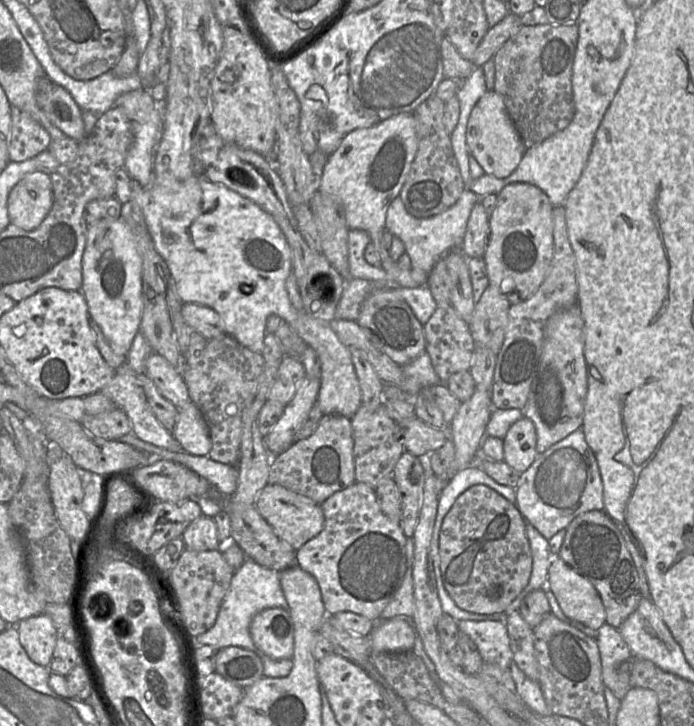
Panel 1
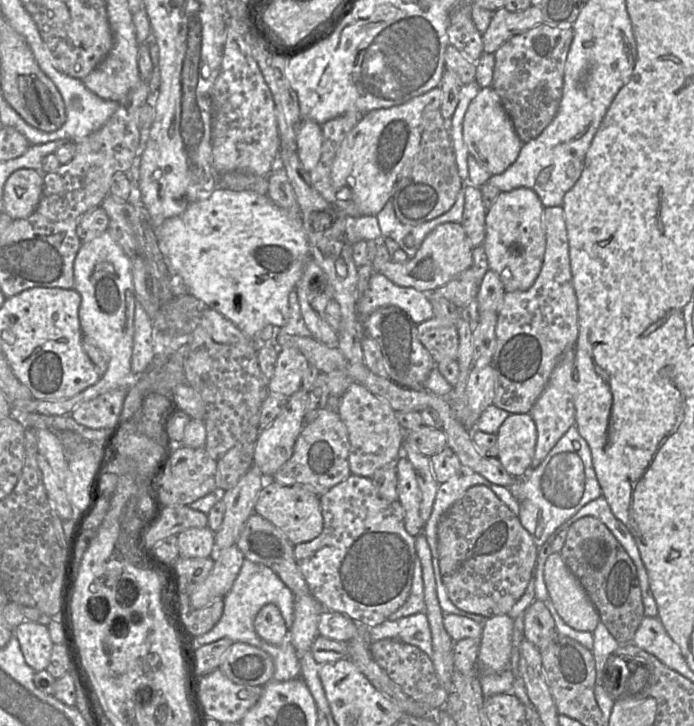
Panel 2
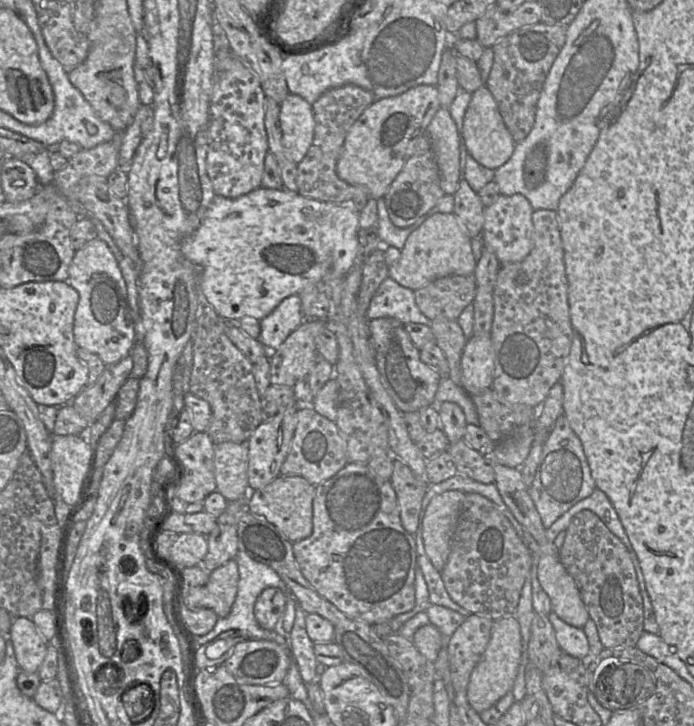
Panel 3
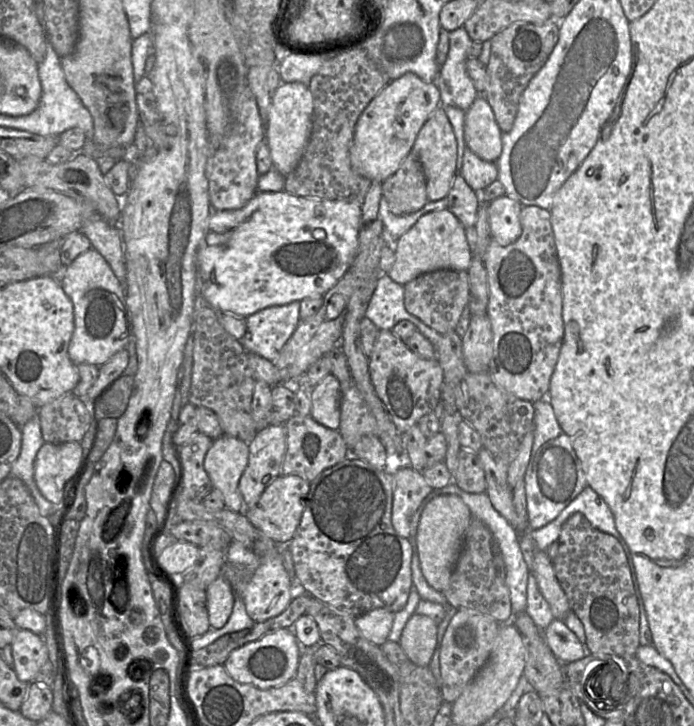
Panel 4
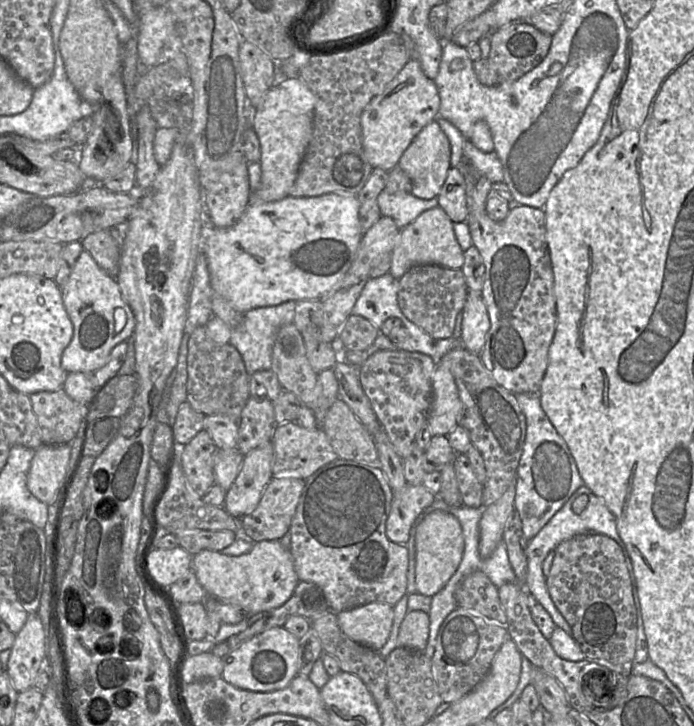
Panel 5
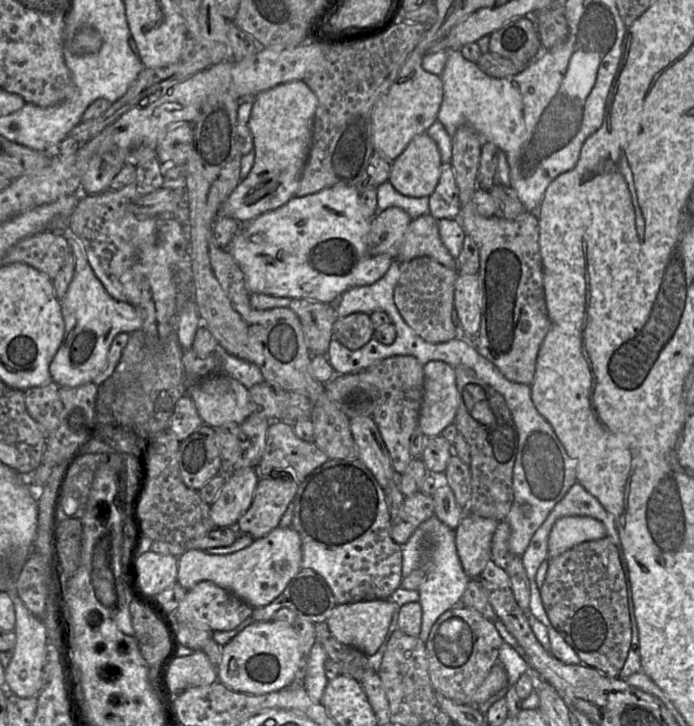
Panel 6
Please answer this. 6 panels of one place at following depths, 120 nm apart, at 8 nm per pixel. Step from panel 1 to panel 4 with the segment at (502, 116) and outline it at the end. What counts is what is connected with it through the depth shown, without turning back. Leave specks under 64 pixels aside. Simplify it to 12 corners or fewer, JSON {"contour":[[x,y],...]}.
{"contour":[[484,95],[465,114],[464,140],[497,162],[502,130]]}

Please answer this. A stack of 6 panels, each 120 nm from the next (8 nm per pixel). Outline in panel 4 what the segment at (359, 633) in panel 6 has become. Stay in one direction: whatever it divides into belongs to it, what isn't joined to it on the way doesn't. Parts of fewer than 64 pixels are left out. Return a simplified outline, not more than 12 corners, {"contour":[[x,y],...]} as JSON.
{"contour":[[377,608],[355,618],[371,643],[382,646],[395,613]]}

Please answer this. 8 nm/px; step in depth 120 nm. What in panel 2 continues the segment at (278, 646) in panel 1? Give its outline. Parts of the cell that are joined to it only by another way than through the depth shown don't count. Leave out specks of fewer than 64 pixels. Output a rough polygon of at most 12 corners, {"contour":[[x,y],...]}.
{"contour":[[264,605],[254,619],[257,635],[272,645],[289,637],[279,608]]}

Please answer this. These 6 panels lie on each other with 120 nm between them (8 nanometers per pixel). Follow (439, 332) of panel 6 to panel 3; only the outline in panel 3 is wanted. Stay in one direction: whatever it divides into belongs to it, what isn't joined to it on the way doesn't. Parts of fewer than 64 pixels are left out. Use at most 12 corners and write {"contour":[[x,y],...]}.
{"contour":[[473,275],[436,279],[414,291],[431,321],[457,320],[477,290]]}

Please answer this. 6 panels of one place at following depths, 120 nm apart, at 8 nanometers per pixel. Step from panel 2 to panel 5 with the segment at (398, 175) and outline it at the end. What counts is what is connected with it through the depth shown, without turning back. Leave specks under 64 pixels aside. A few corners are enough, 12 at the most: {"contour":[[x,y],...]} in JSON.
{"contour":[[410,58],[361,114],[370,165],[397,167],[439,116],[435,82]]}

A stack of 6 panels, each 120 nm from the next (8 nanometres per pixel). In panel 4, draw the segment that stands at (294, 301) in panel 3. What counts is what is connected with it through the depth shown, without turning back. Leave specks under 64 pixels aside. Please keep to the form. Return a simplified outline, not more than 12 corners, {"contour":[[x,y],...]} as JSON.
{"contour":[[300,301],[245,318],[247,353],[276,362],[300,323]]}

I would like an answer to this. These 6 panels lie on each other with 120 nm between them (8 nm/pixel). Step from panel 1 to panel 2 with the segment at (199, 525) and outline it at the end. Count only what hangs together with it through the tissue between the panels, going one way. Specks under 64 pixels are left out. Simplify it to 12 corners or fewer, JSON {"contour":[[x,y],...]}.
{"contour":[[209,527],[189,528],[177,535],[179,557],[215,555]]}

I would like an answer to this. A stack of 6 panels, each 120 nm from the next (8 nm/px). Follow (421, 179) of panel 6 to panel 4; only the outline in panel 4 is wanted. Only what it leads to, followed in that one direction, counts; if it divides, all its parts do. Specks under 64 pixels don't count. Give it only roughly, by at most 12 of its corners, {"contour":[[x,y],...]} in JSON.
{"contour":[[443,105],[411,152],[428,200],[446,198],[457,174],[457,142]]}

